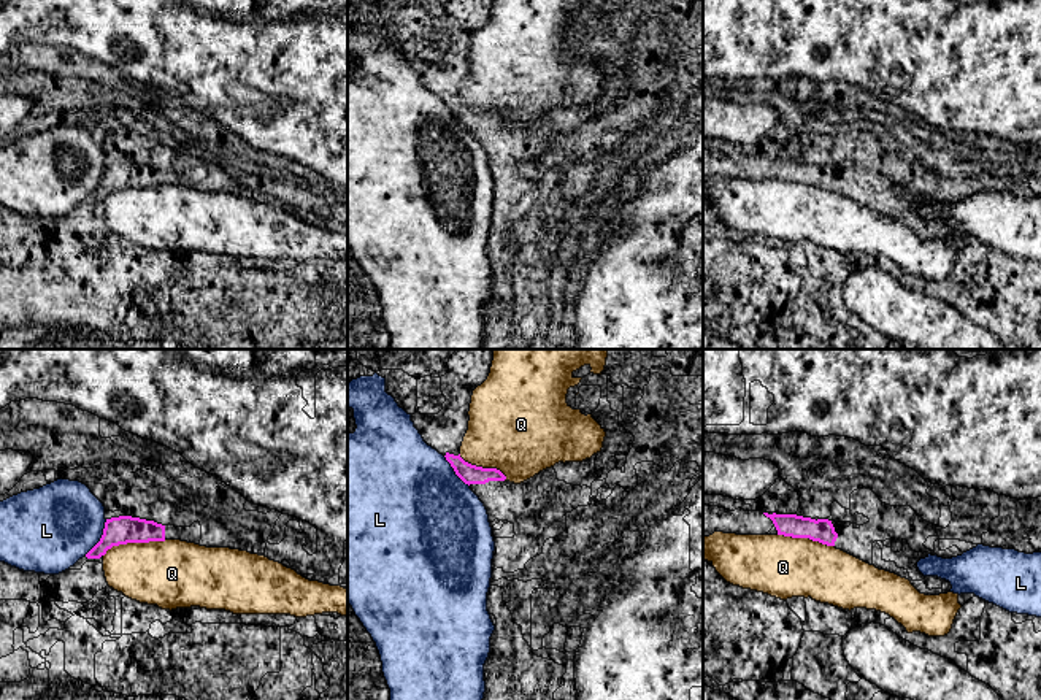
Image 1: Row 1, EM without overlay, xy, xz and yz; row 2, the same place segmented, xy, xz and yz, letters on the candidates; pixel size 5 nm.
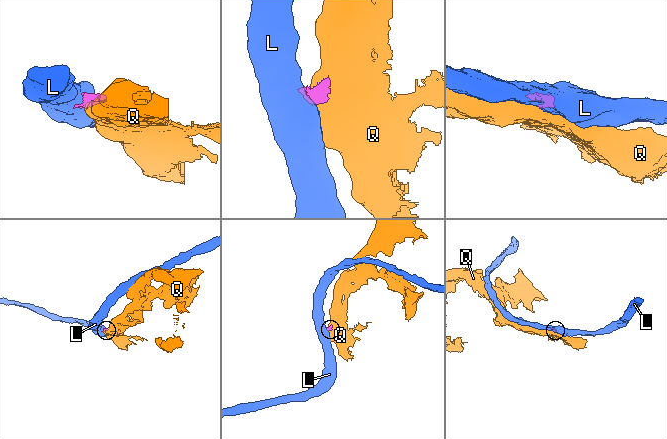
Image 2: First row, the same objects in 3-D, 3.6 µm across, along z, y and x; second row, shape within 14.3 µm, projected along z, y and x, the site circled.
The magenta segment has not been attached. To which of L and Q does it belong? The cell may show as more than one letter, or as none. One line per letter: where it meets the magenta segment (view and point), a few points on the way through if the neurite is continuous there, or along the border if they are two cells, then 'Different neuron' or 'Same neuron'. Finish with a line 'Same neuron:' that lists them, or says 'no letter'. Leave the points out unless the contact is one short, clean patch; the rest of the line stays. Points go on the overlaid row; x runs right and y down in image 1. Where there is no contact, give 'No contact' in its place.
L: Touches magenta at xy (102, 537). Boundary: xy (107, 519), (102, 537), (84, 554). Different neuron
Q: Touches magenta at xy (134, 542). Different neuron
Same neuron: no letter

